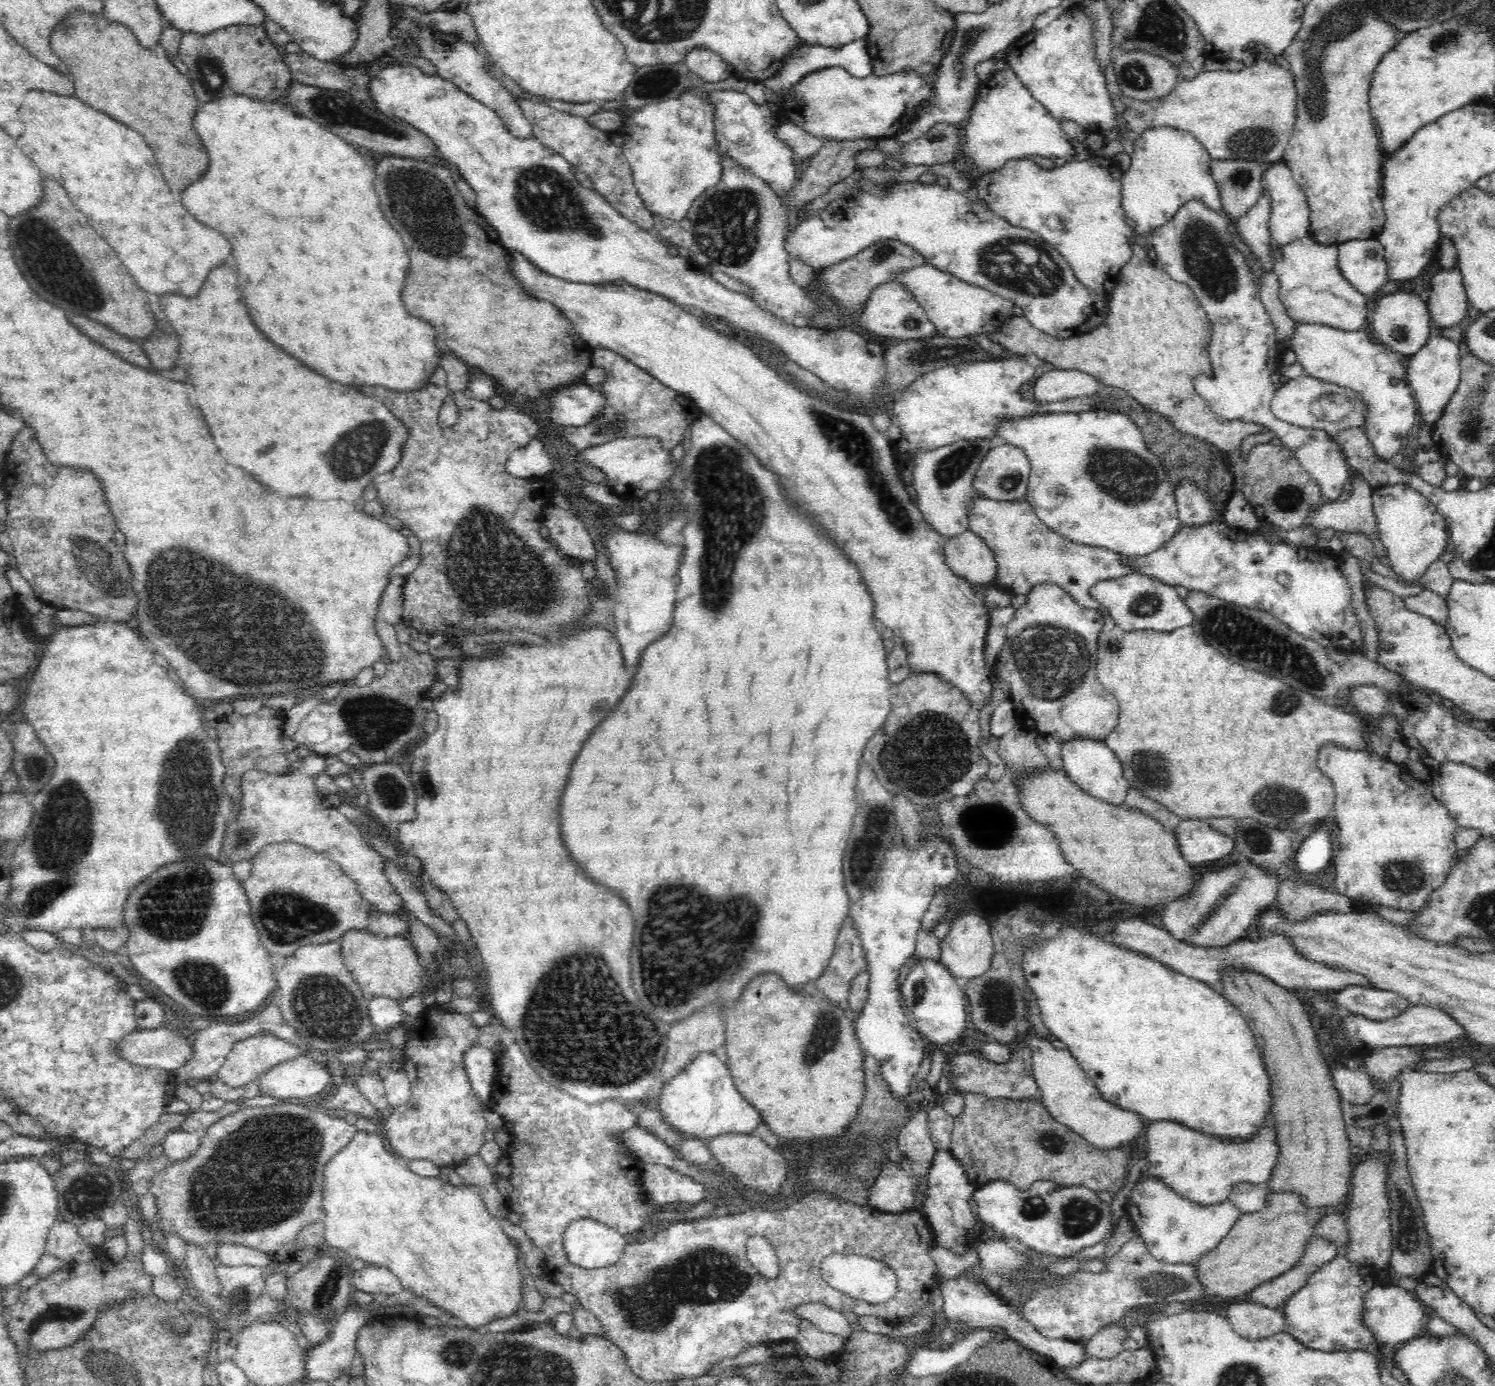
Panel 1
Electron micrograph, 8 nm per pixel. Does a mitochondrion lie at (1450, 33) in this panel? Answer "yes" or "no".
yes

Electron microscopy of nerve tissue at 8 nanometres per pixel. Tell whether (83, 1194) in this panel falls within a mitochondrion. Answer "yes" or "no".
yes

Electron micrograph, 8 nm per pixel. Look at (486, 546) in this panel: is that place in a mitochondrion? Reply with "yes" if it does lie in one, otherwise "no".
yes

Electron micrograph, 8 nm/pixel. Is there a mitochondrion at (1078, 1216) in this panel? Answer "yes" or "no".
yes

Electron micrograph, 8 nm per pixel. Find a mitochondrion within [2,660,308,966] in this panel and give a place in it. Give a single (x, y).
(69, 812)

